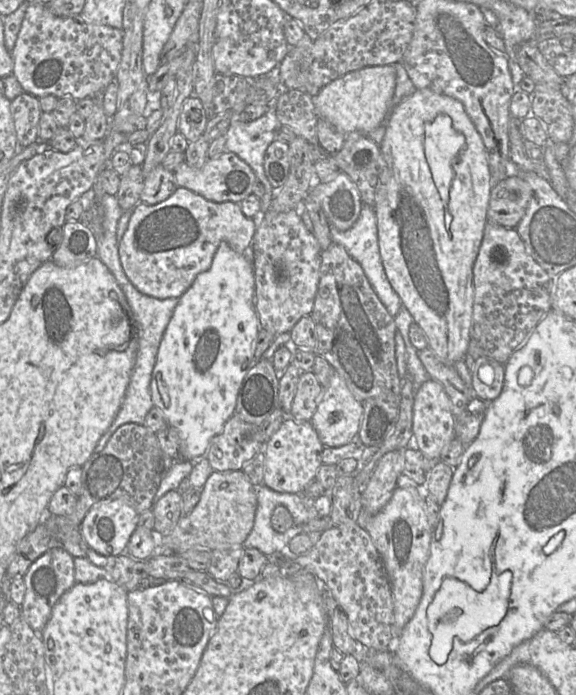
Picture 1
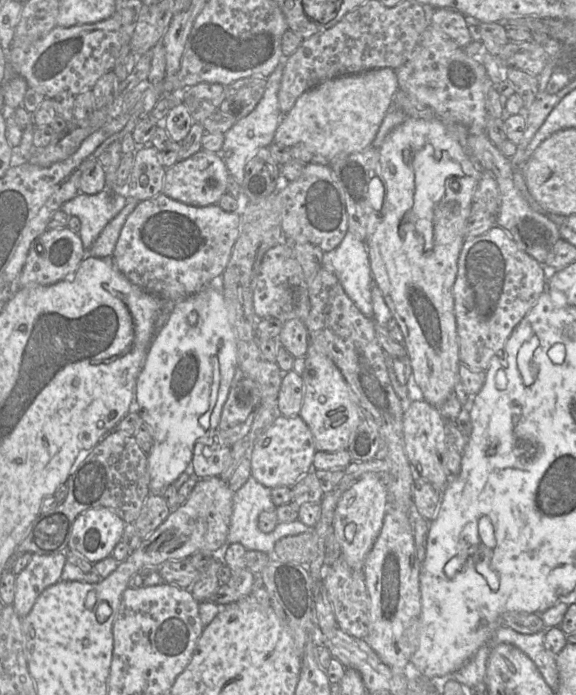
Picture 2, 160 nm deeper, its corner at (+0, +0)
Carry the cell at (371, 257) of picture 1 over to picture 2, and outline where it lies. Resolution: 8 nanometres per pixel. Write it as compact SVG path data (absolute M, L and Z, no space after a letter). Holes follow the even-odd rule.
M347 231L340 244L324 253L323 267L336 275L345 293L367 317L373 317L373 277L365 241Z

